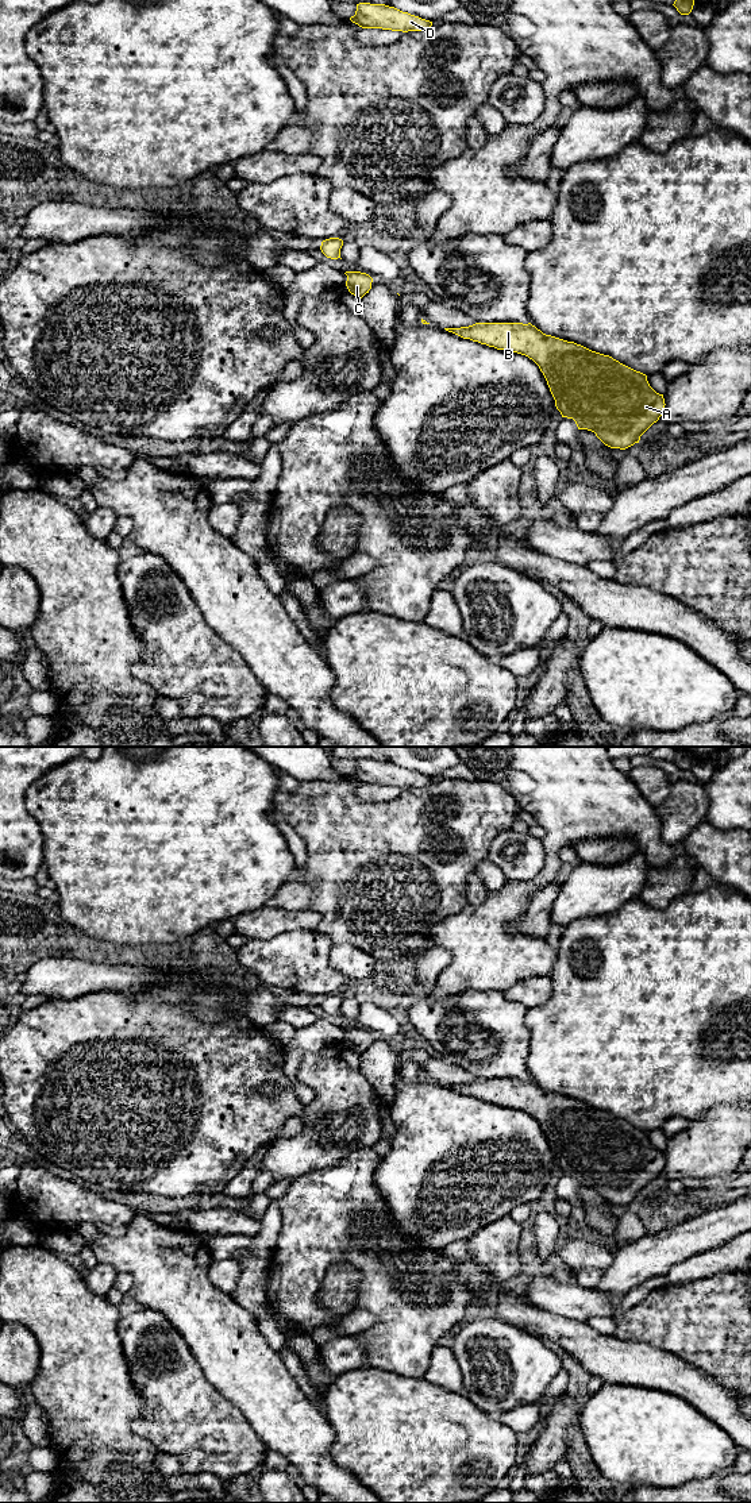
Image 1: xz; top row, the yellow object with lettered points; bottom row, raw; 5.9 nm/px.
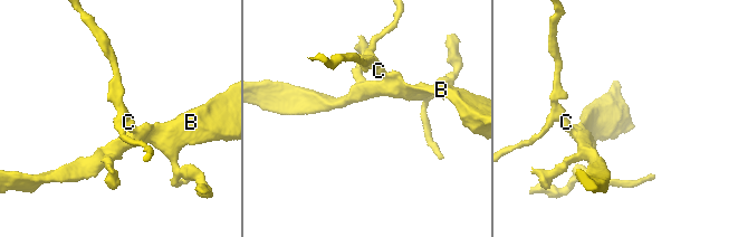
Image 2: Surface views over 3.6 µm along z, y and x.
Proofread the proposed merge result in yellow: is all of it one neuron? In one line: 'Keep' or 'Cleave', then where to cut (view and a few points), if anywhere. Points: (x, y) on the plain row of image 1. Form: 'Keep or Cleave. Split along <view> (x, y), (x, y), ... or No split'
Cleave. Split along xz (351, 1028), (346, 1031)

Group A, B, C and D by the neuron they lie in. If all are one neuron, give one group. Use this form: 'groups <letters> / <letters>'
groups A B C / D

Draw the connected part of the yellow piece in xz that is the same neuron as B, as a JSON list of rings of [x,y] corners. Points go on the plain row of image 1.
[[[475,1079],[469,1083],[444,1086],[463,1095],[532,1115],[543,1129],[562,1174],[573,1175],[578,1186],[594,1188],[611,1205],[625,1206],[639,1199],[640,1192],[665,1168],[663,1151],[650,1142],[646,1130],[609,1111],[546,1091],[531,1079]]]

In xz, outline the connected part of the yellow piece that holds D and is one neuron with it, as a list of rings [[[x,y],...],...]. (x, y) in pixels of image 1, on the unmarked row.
[[[357,760],[355,771],[350,776],[362,785],[382,785],[392,787],[424,787],[432,778],[403,768],[385,760]]]

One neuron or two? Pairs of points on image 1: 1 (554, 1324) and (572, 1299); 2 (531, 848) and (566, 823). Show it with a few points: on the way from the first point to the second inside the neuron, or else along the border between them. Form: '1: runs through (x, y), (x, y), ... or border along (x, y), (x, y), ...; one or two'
1: border along (530, 1305), (586, 1322); two
2: border along (542, 840), (543, 866), (538, 871); two

